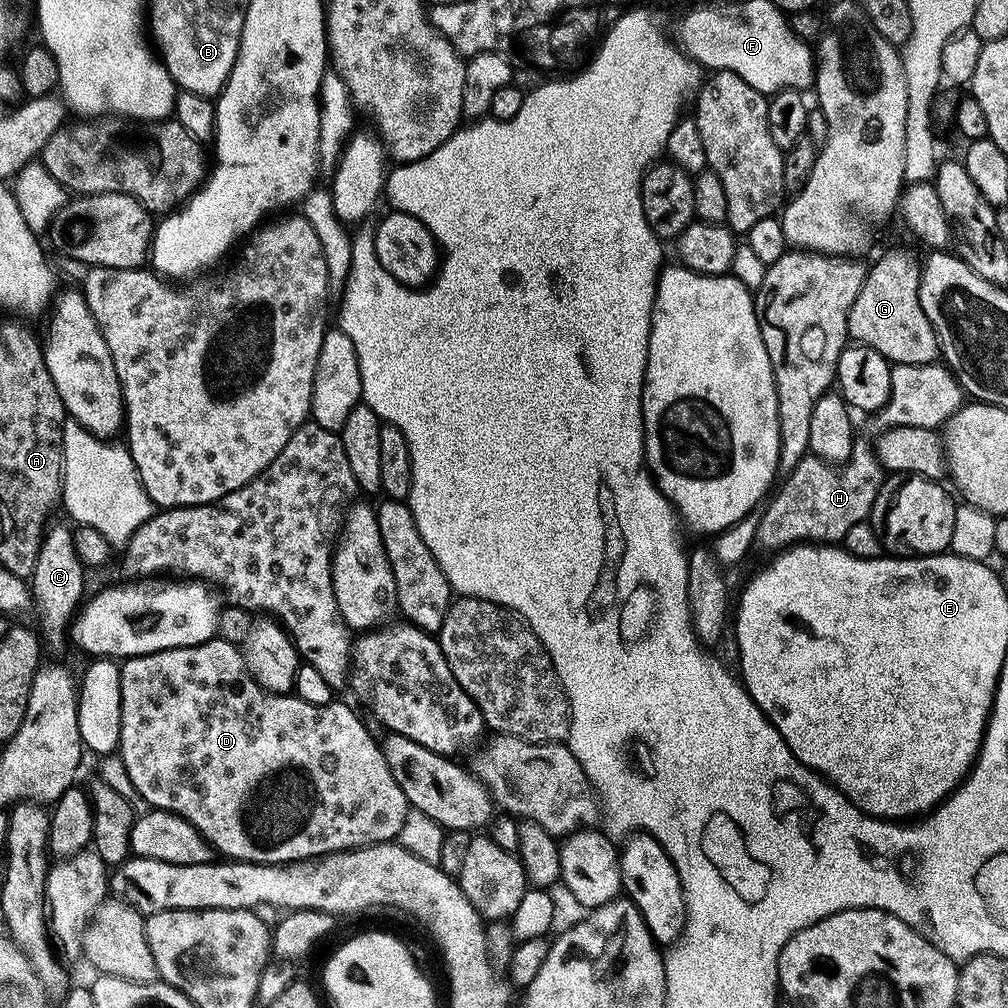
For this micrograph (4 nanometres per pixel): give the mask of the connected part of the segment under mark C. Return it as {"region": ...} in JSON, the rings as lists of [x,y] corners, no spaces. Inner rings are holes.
{"region":[[[55,524],[45,531],[44,541],[40,544],[38,562],[34,562],[34,570],[30,577],[30,591],[35,609],[40,610],[40,620],[44,623],[43,635],[46,637],[47,647],[49,644],[54,651],[60,652],[64,648],[64,640],[66,644],[66,633],[86,596],[86,567],[75,552],[73,529],[64,524]]]}

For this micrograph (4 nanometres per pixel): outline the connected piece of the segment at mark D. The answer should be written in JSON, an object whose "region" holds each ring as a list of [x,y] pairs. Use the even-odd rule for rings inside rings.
{"region":[[[213,638],[198,646],[190,646],[189,648],[171,648],[170,650],[162,650],[154,654],[146,654],[145,656],[129,656],[120,664],[120,677],[122,678],[122,734],[120,735],[120,747],[118,749],[118,757],[124,763],[124,772],[128,775],[128,780],[132,783],[132,788],[148,803],[147,807],[152,810],[162,812],[173,812],[182,818],[186,818],[193,824],[197,830],[204,835],[204,839],[208,841],[208,845],[212,847],[221,857],[227,858],[229,861],[244,861],[246,863],[272,864],[272,865],[291,865],[293,861],[311,861],[313,858],[319,858],[332,852],[342,852],[348,849],[366,847],[368,844],[386,843],[395,841],[399,837],[402,830],[402,822],[406,818],[406,814],[410,811],[410,805],[406,794],[402,794],[402,790],[398,786],[398,782],[394,782],[394,774],[390,774],[390,766],[384,757],[384,749],[368,733],[366,725],[360,721],[360,716],[348,704],[315,704],[312,700],[303,700],[300,696],[289,694],[287,692],[271,692],[264,689],[252,676],[252,672],[244,661],[243,651],[239,647],[236,648],[228,640],[220,640],[221,638]]]}

